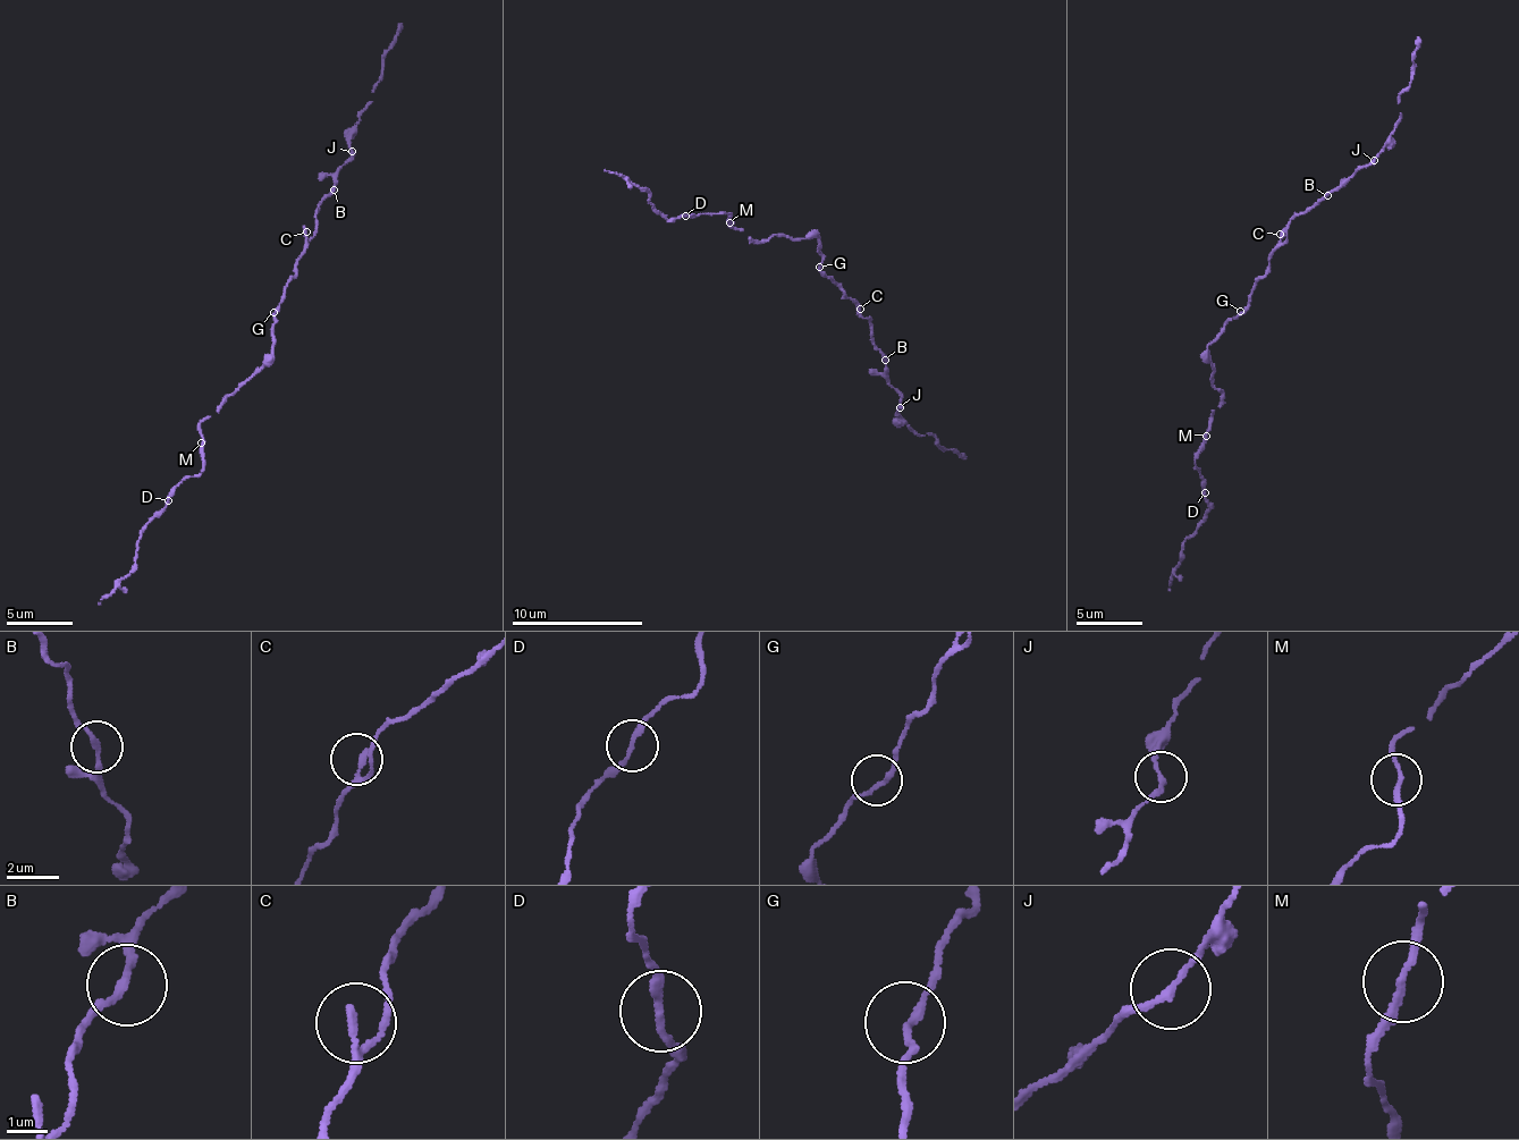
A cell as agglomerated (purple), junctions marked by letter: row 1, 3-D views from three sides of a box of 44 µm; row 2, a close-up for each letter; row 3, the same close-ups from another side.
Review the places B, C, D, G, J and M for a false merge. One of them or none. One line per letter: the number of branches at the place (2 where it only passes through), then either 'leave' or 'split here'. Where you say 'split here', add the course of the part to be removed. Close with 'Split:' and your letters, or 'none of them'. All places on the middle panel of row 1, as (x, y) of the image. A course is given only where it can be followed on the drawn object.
B: 2 branches meet; leave
C: 2 branches meet; leave
D: 2 branches meet; leave
G: 2 branches meet; leave
J: 2 branches meet; leave
M: 2 branches meet; leave
Split: none of them

